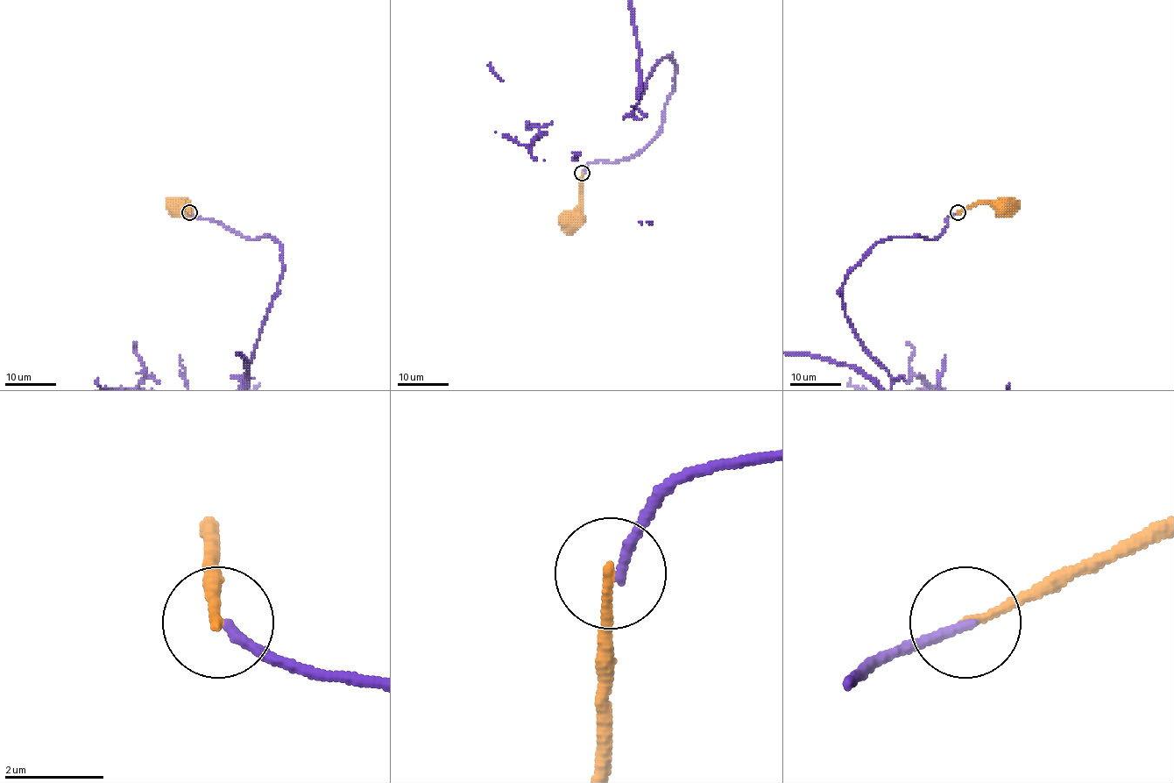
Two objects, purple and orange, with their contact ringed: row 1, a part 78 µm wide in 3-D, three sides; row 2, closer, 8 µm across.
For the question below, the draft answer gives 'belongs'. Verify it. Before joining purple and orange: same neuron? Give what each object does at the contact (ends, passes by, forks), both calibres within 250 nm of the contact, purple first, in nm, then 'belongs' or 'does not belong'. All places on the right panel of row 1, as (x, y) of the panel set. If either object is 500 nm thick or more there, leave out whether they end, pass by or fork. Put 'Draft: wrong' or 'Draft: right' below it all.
purple ends there; orange ends there; 190 nm thick on the purple side, 190 nm on the other; does not belong
Draft: wrong

